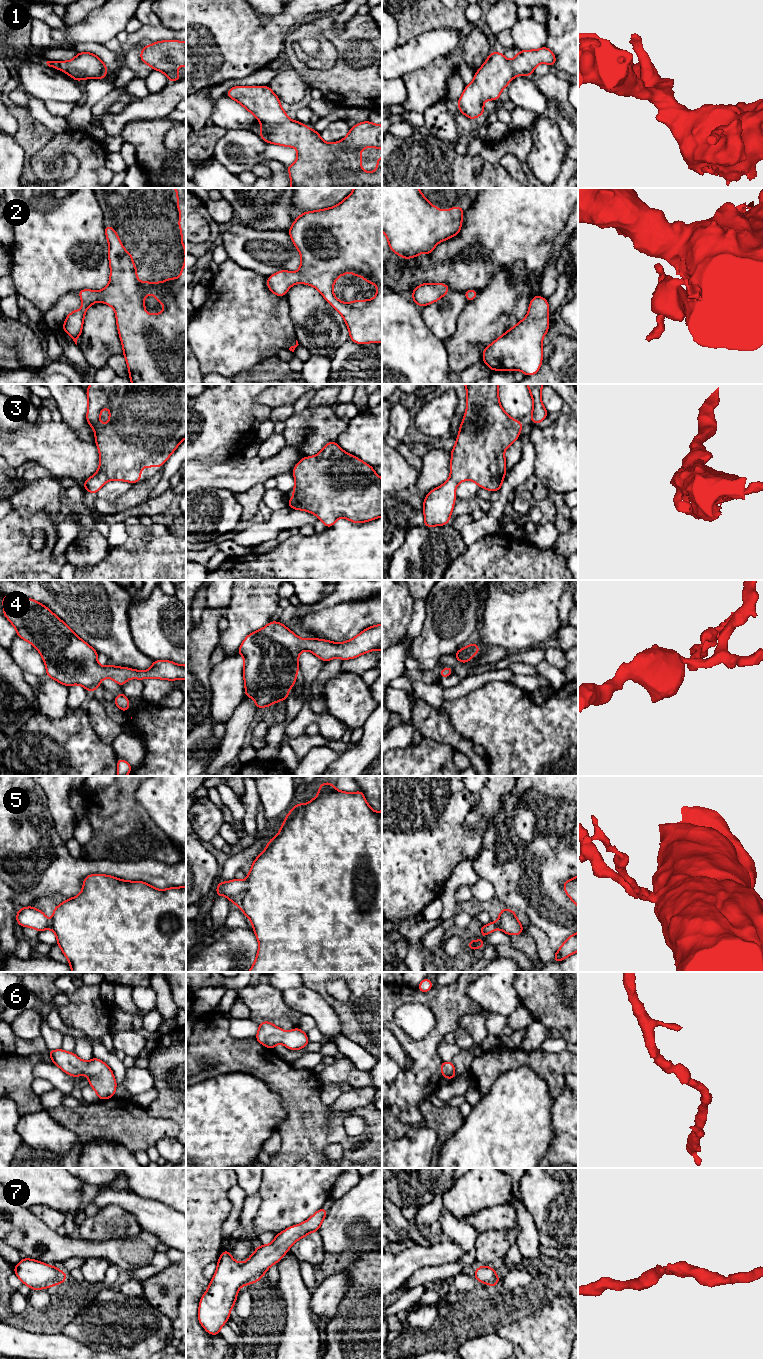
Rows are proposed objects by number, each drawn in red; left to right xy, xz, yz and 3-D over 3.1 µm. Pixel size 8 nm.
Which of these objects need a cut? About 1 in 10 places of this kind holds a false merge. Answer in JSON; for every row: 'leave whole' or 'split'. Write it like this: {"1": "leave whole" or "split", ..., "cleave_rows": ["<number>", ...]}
{"1": "leave whole", "2": "leave whole", "3": "leave whole", "4": "leave whole", "5": "leave whole", "6": "leave whole", "7": "leave whole", "cleave_rows": []}

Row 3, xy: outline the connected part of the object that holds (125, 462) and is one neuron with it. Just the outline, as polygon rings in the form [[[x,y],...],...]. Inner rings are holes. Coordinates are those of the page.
[[[91,384],[87,390],[88,410],[86,420],[88,425],[93,427],[95,433],[95,443],[98,447],[100,462],[96,474],[86,479],[83,487],[85,491],[96,494],[102,486],[110,480],[121,480],[134,484],[141,481],[141,469],[143,467],[158,467],[161,470],[161,464],[166,463],[170,455],[176,450],[178,445],[186,438],[186,384]],[[105,407],[110,409],[108,423],[103,426],[100,424],[101,410]]]

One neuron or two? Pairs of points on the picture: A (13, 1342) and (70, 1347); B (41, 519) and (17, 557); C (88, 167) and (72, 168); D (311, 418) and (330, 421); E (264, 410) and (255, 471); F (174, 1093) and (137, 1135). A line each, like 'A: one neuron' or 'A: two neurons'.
A: one neuron
B: one neuron
C: two neurons
D: one neuron
E: two neurons
F: two neurons

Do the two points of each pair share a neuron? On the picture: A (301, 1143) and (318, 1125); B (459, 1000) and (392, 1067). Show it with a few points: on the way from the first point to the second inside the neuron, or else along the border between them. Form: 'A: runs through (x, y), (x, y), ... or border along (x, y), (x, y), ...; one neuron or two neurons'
A: runs through (304, 1139), (314, 1129); one neuron
B: border along (401, 1069), (392, 1082); two neurons

